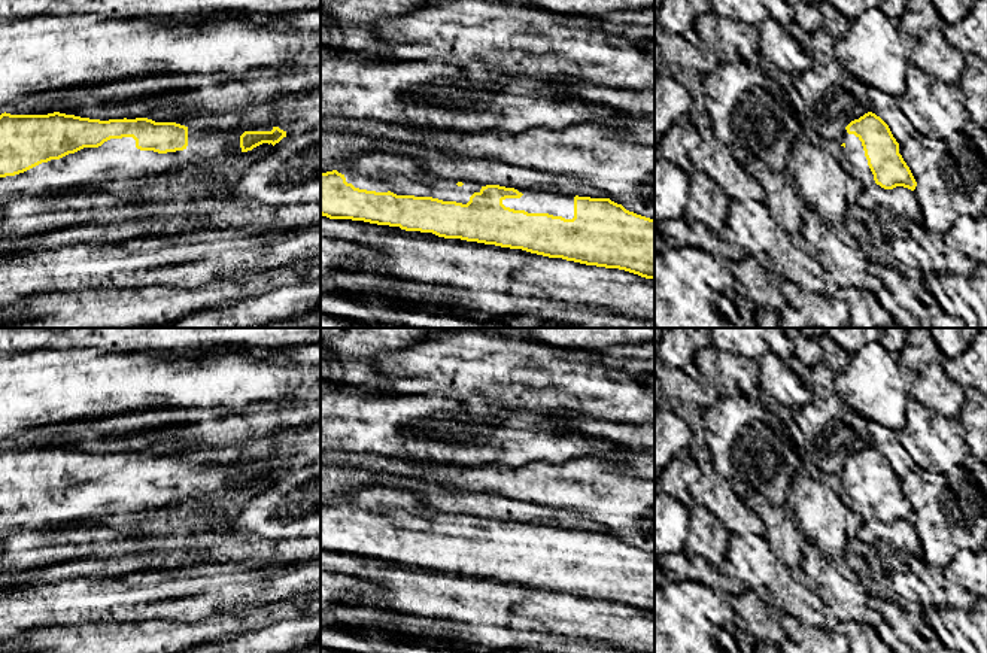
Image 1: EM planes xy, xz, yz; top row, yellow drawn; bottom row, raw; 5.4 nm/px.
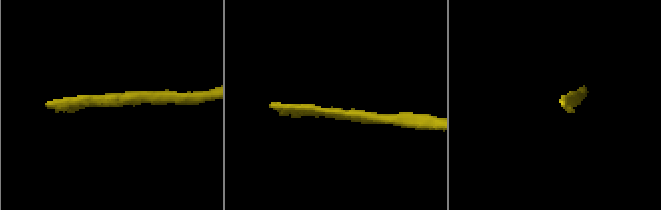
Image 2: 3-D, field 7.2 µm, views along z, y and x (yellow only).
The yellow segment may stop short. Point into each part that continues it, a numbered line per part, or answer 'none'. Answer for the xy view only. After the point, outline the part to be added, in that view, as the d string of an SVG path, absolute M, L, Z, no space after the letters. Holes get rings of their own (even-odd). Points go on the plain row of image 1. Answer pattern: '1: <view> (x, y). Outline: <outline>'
1: xy (118, 492). Outline: M224 456L188 461L188 480L167 488L140 485L133 471L110 473L98 482L83 482L24 507L0 511L0 535L19 528L98 522L104 514L192 507L204 495L240 488L240 470Z

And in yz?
1: yz (853, 485). Outline: M845 464L842 473L839 474L839 479L850 499L850 507L857 511L865 522L875 517L859 471L856 471L854 468L848 468Z

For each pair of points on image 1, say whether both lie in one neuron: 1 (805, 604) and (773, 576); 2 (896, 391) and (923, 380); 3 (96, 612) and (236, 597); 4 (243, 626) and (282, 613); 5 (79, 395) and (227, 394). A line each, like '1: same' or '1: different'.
1: same
2: different
3: same
4: same
5: same

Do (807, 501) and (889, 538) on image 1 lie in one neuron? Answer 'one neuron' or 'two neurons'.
two neurons

